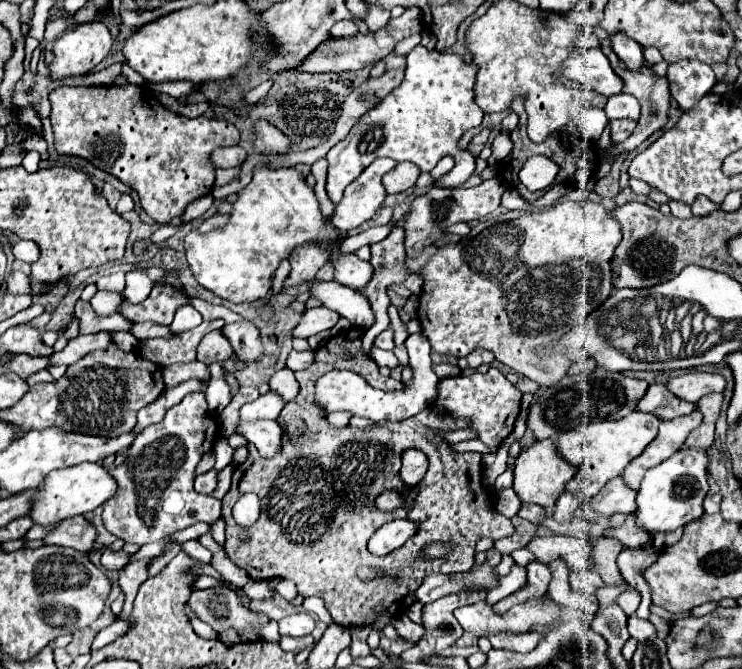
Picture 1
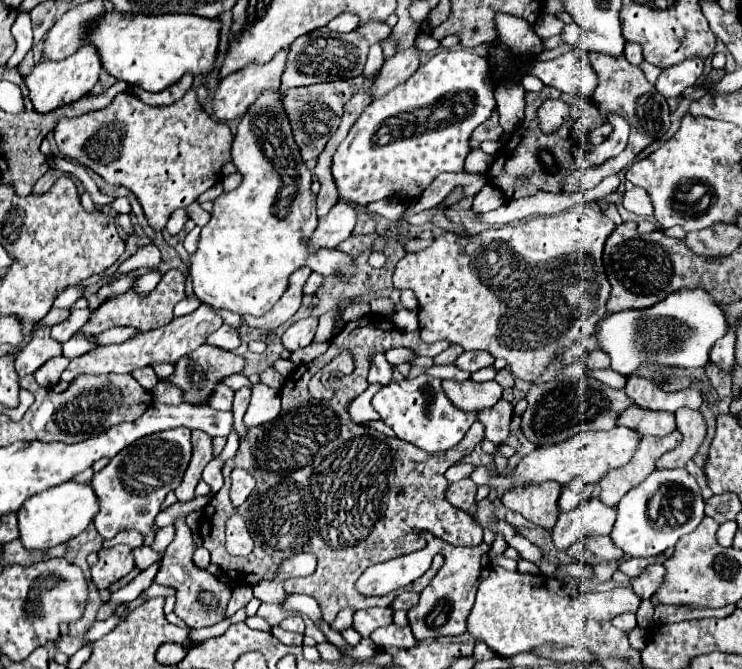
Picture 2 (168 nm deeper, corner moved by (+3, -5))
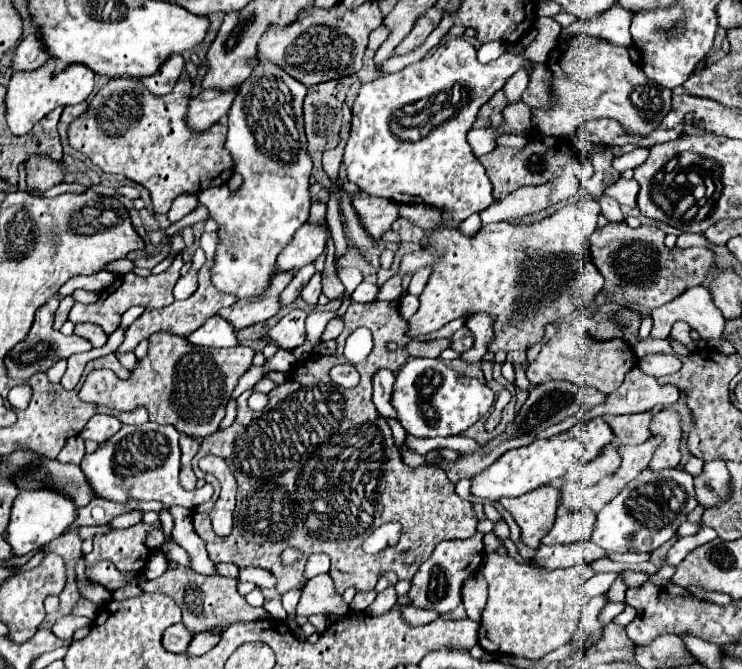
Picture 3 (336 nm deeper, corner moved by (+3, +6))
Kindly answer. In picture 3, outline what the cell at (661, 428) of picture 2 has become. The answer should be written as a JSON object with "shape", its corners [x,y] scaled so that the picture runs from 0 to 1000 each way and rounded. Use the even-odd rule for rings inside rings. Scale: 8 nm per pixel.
{"shape":[[[888,610],[864,619],[842,619],[842,622],[813,622],[813,628],[826,643],[834,664],[864,664],[875,655],[875,631]]]}

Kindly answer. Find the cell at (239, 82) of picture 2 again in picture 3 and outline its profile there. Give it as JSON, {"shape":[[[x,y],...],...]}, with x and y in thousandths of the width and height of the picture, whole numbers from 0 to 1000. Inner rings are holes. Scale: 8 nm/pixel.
{"shape":[[[319,132],[314,138],[271,138],[255,149],[255,164],[249,173],[252,191],[257,197],[274,200],[279,197],[287,185],[295,182],[298,173],[309,167],[309,155],[314,152],[314,143],[319,141]]]}

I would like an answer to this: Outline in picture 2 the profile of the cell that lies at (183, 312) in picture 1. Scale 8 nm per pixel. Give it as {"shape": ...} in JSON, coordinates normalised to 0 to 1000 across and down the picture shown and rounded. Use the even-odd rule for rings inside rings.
{"shape":[[[247,447],[247,450],[241,450],[239,456],[236,456],[236,474],[247,474],[247,471],[255,471],[255,468],[260,468],[265,459],[268,459],[271,453],[268,453],[268,447]]]}

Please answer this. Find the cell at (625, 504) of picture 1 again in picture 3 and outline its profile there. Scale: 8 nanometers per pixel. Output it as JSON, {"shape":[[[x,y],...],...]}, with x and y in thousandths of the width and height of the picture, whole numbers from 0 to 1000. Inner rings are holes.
{"shape":[[[759,765],[751,771],[740,798],[729,807],[732,813],[772,813],[794,807],[802,783],[799,765]]]}

